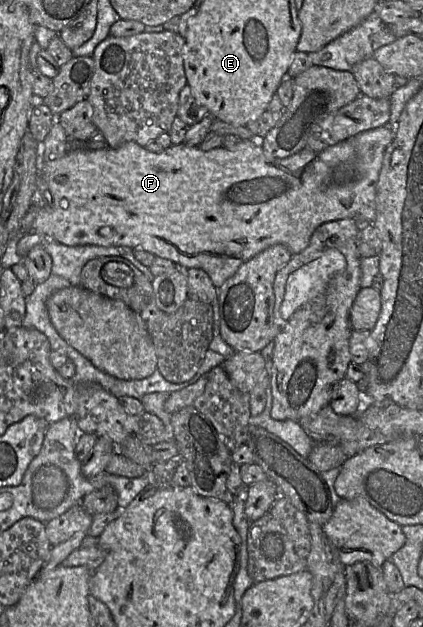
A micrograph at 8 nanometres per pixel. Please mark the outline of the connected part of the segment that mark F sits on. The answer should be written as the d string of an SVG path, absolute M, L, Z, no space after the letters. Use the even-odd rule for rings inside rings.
M389 124L363 131L351 136L320 152L303 148L298 153L287 158L268 158L257 140L241 139L234 148L217 147L208 151L201 150L198 146L187 146L184 143L171 145L162 152L151 152L145 147L130 141L123 143L117 148L103 148L96 150L73 150L68 151L63 157L47 162L43 160L44 143L38 142L37 147L37 174L40 172L45 178L52 195L50 205L39 207L38 214L33 222L32 231L53 239L67 246L97 245L104 247L126 246L132 249L142 249L152 253L155 257L161 257L172 261L177 267L187 270L199 268L204 270L210 277L215 287L220 287L228 278L233 276L238 268L247 260L251 259L264 249L282 244L296 254L305 249L310 242L313 232L323 223L344 218L356 219L358 222L374 223L376 218L376 186L382 162L387 147L395 137L396 128L392 129ZM344 167L353 167L354 177L343 183L334 181L334 171Z

